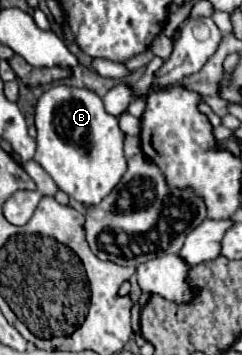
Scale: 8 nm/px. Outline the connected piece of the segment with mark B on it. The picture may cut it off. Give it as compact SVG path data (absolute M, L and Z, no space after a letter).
M57 85L45 91L35 109L37 153L35 161L53 177L57 187L83 205L101 203L127 171L123 137L117 117L111 117L101 97L89 89Z

